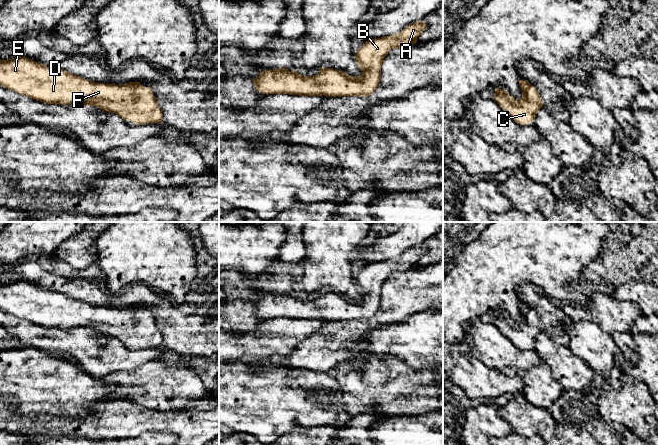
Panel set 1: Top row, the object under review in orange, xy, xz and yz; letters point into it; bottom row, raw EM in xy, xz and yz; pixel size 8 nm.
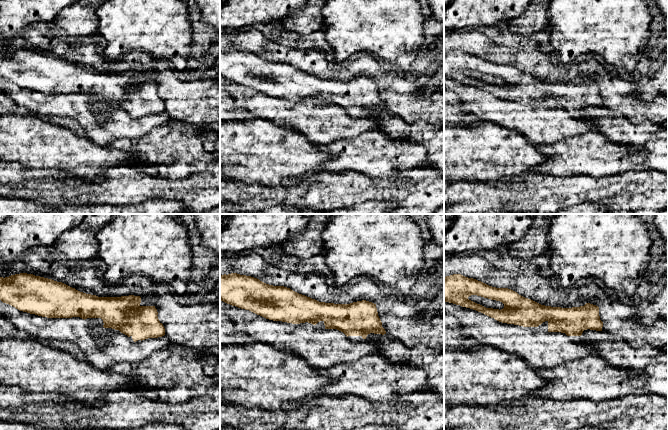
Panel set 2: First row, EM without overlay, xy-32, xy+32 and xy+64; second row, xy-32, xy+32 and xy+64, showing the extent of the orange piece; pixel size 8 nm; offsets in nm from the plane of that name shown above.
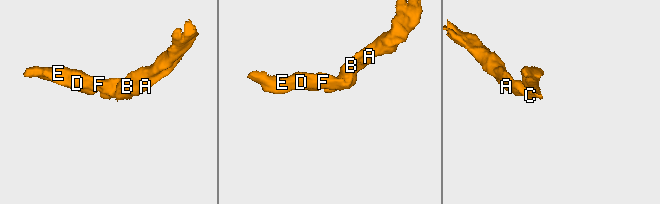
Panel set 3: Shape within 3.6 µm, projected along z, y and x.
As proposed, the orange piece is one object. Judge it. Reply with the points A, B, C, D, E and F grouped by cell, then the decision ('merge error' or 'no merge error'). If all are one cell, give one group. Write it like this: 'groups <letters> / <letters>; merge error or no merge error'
groups A B C D E F; no merge error

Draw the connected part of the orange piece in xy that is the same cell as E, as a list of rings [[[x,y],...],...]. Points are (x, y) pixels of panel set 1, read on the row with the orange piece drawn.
[[[18,56],[0,60],[0,86],[47,104],[97,106],[102,111],[117,114],[124,121],[131,120],[132,124],[163,122],[163,114],[152,87],[145,87],[140,82],[128,82],[122,85],[95,83],[63,69]]]

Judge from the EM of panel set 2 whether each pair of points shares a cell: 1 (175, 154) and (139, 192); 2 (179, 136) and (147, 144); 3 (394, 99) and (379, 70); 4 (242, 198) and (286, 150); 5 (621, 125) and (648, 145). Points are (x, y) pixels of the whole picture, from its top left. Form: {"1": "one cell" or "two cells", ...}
{"1": "two cells", "2": "one cell", "3": "one cell", "4": "two cells", "5": "one cell"}

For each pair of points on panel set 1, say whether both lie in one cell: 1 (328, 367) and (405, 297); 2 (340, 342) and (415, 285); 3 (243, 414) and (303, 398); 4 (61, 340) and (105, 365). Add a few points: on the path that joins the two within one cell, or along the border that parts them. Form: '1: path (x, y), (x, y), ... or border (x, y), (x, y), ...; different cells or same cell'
1: path (338, 345), (353, 331), (371, 325), (383, 317); same cell
2: path (359, 329), (380, 320), (396, 304); same cell
3: path (258, 402), (288, 398); same cell
4: path (72, 342), (88, 358), (94, 359); same cell

